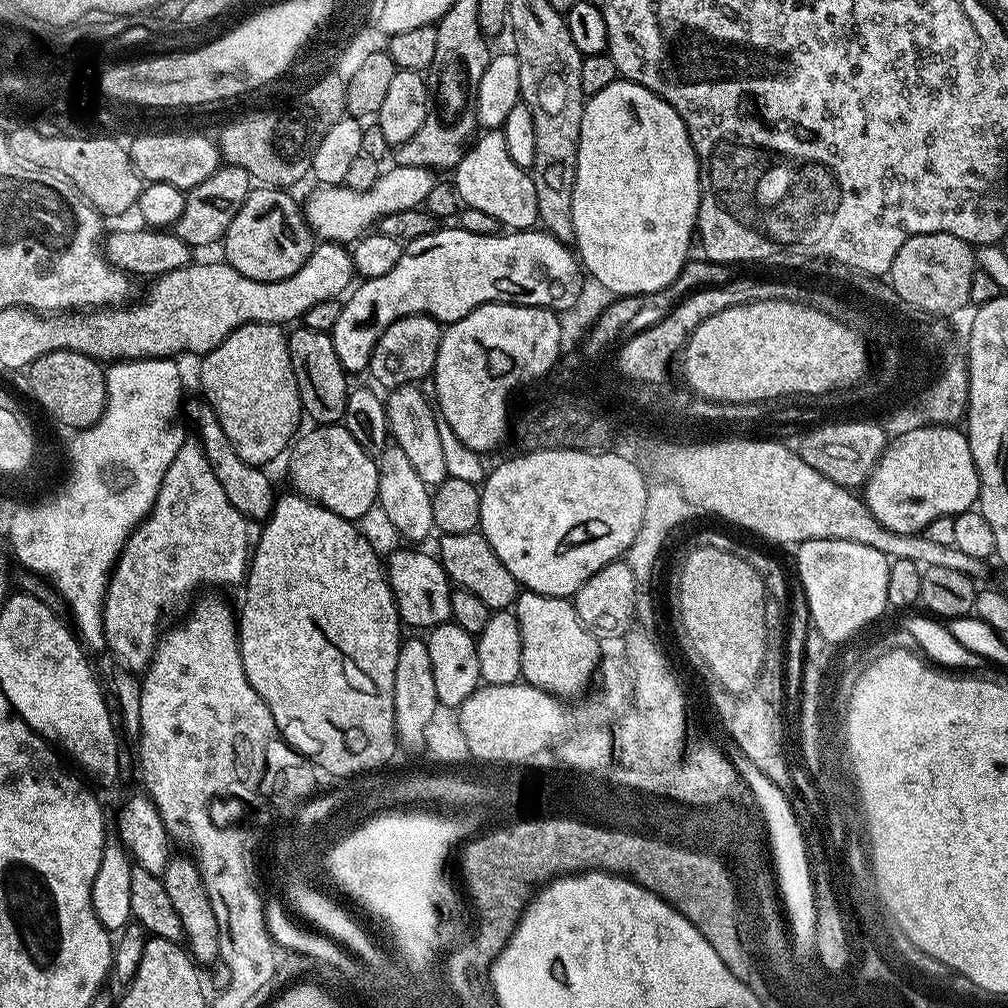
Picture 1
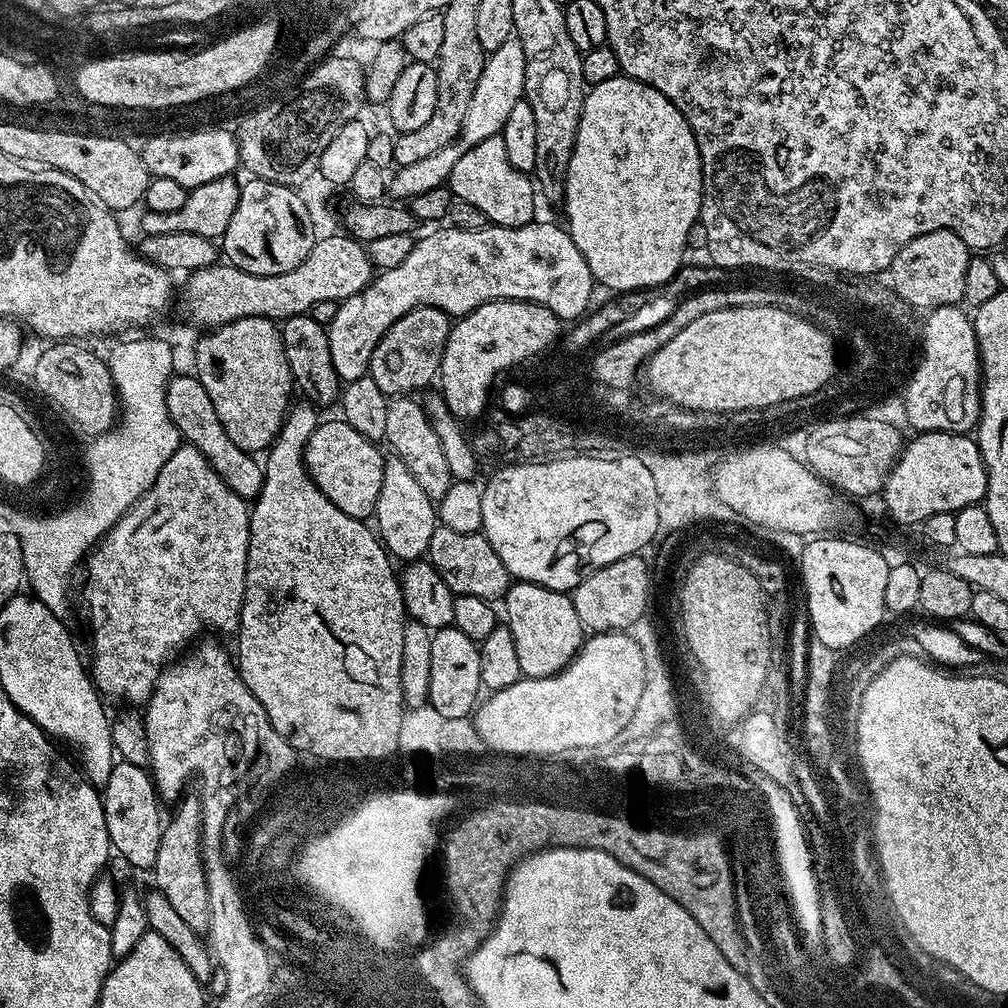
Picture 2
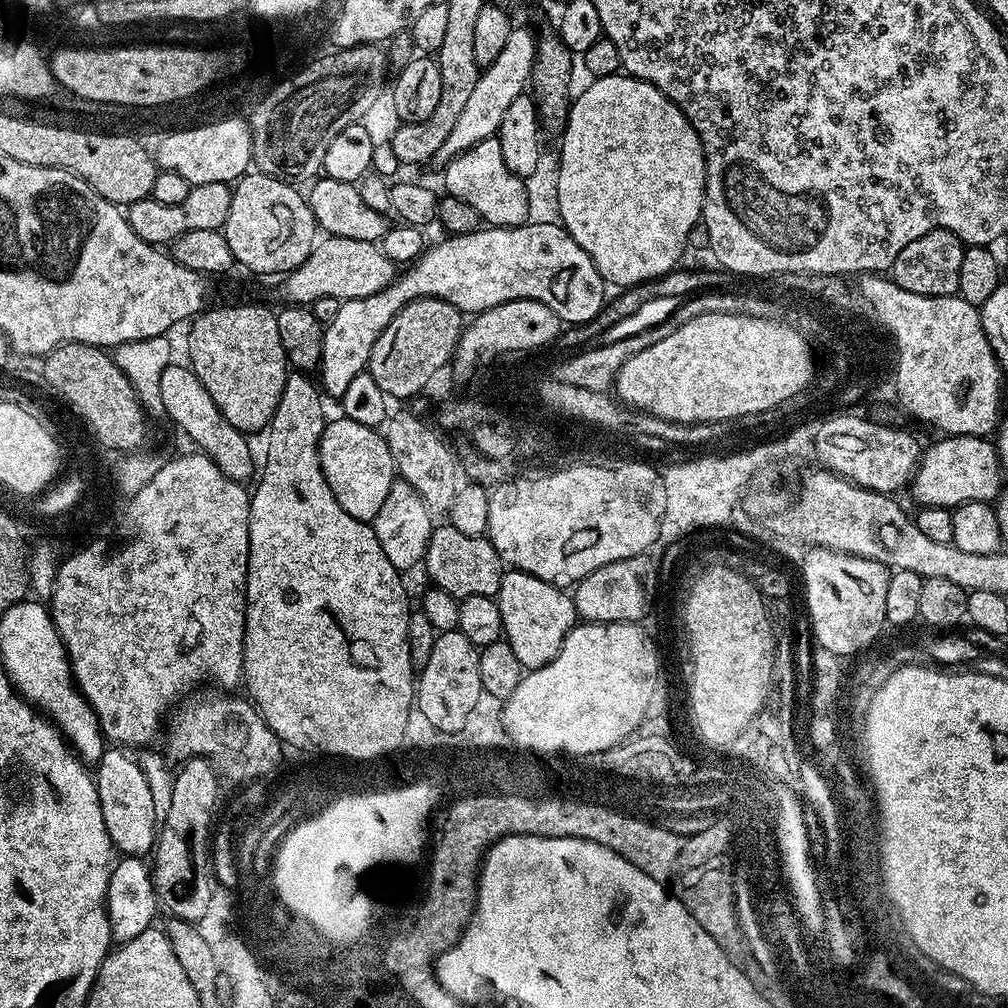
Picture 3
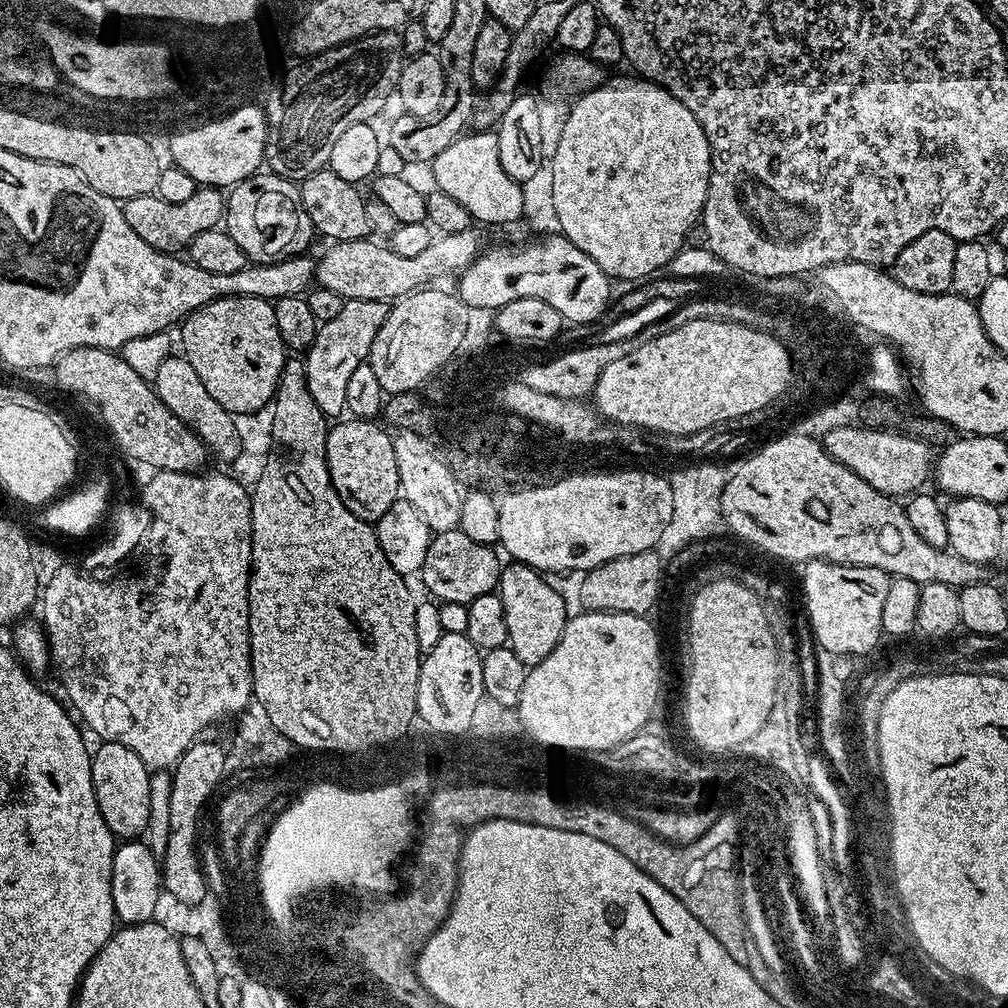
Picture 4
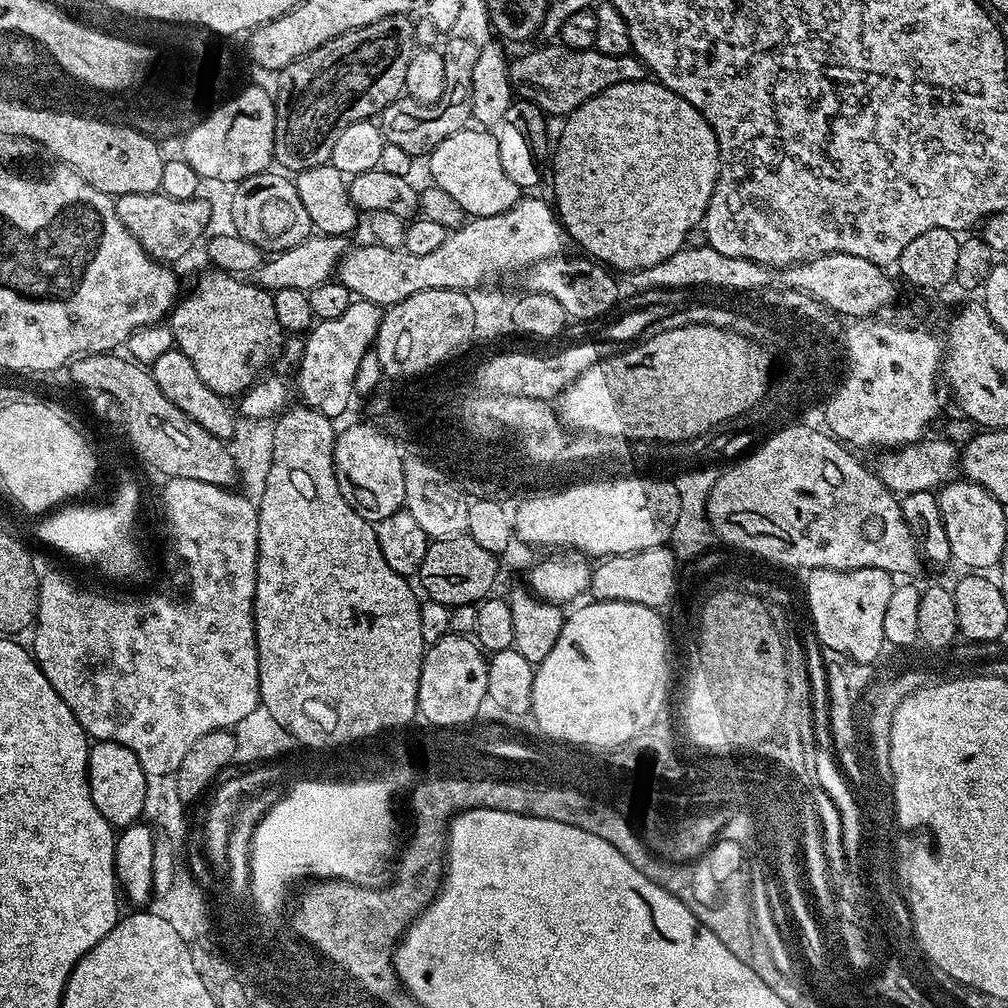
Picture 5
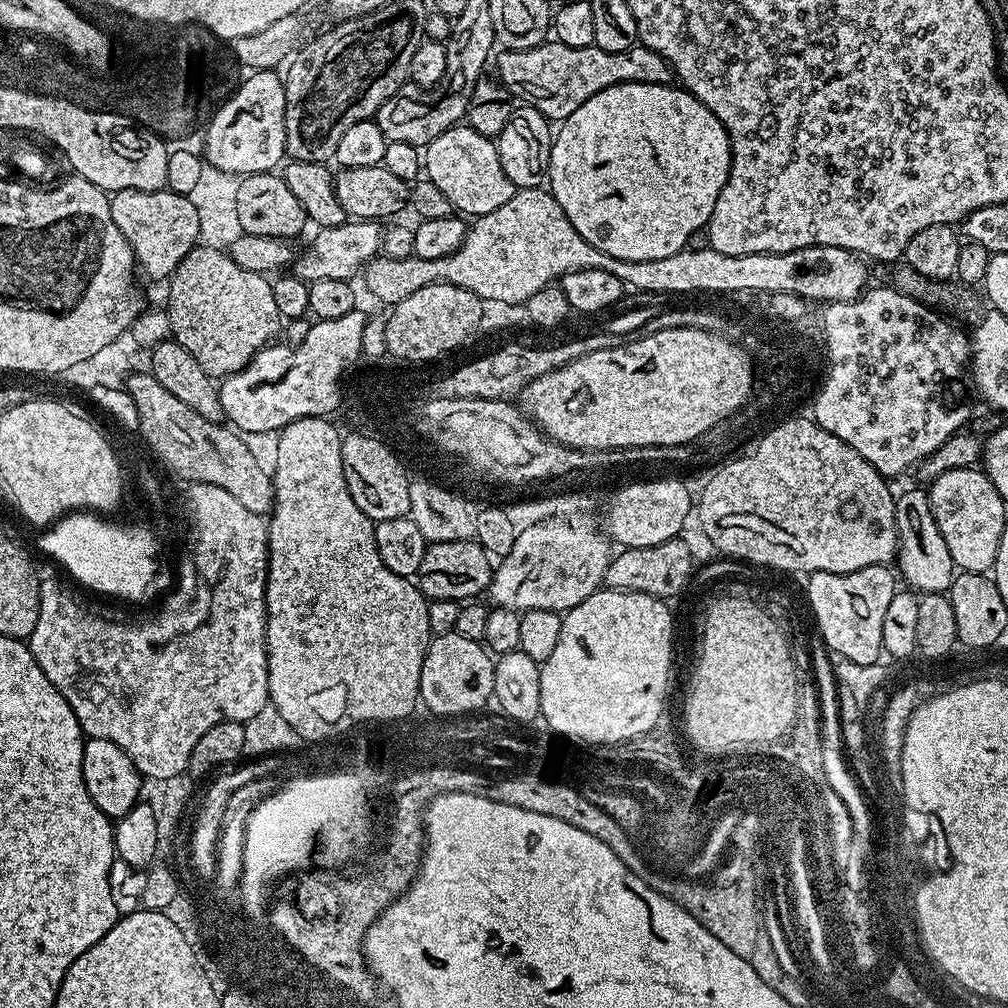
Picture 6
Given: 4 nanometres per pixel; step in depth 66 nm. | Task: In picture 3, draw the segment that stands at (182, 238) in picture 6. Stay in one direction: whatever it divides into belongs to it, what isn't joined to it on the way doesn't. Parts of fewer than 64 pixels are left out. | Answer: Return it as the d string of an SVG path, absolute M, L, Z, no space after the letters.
M206 182L192 185L190 194L186 194L186 198L174 206L166 206L162 202L149 198L127 205L126 215L130 230L134 230L138 238L142 238L148 244L168 246L190 230L223 229L226 218L230 214L231 205L232 188L228 184Z

